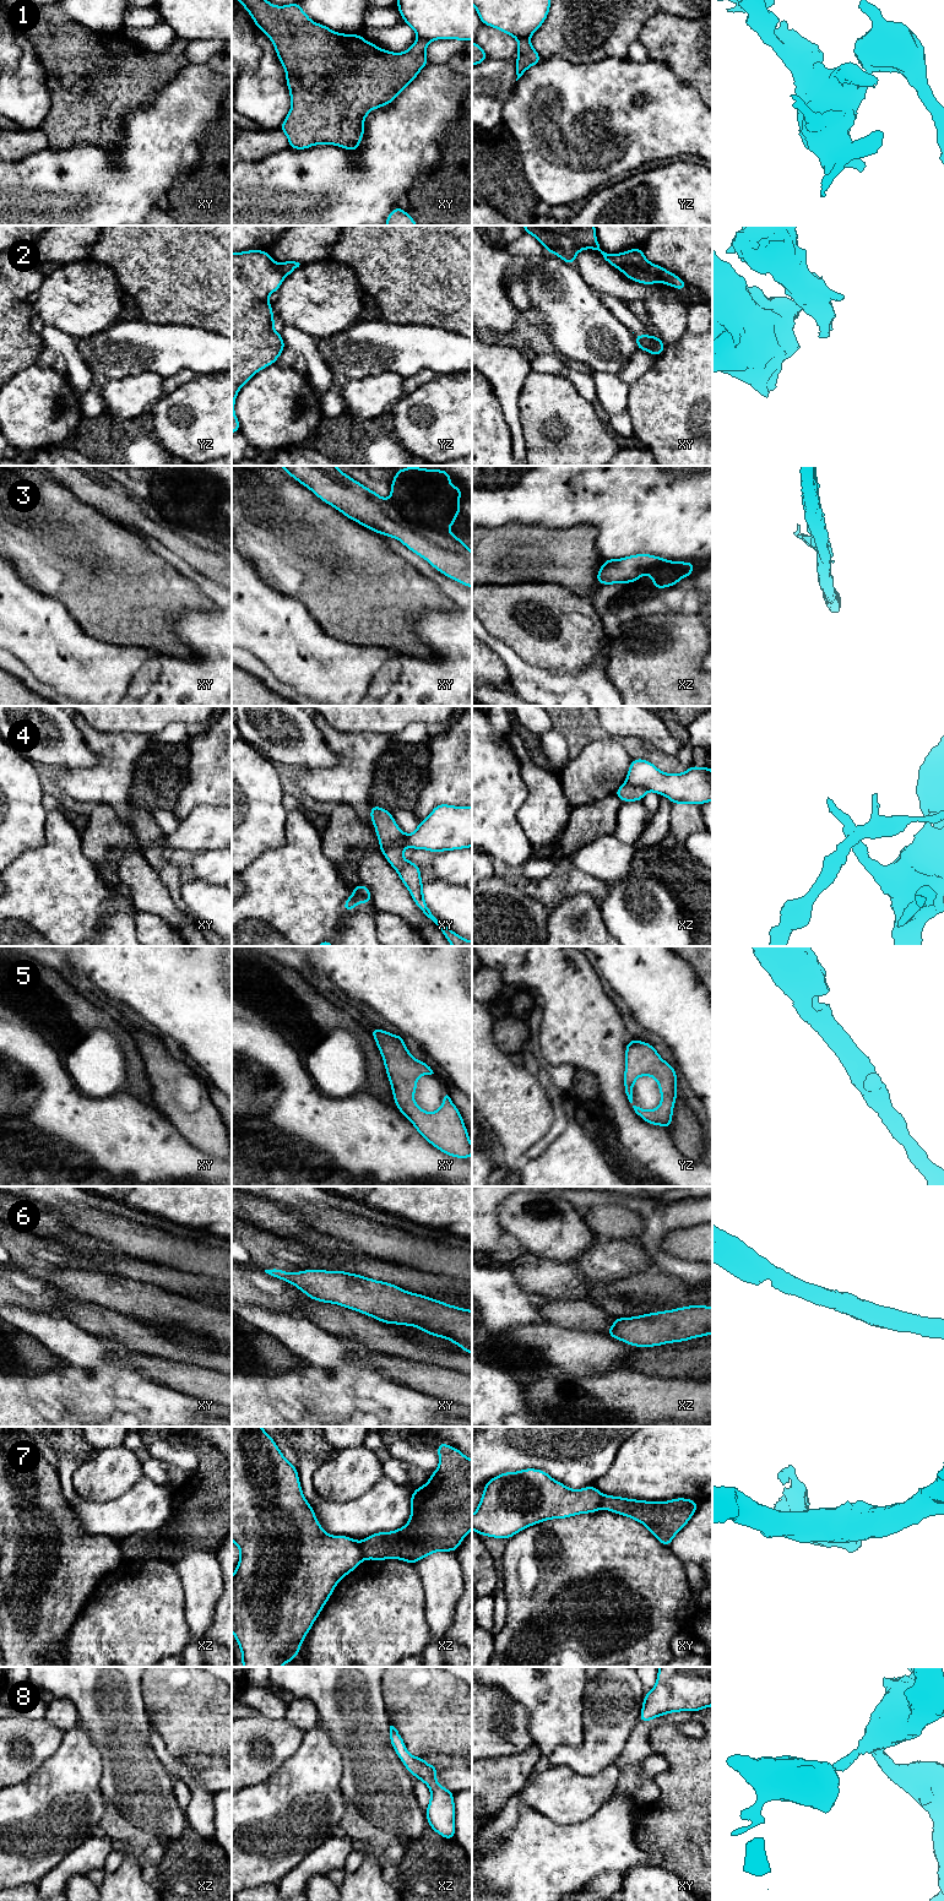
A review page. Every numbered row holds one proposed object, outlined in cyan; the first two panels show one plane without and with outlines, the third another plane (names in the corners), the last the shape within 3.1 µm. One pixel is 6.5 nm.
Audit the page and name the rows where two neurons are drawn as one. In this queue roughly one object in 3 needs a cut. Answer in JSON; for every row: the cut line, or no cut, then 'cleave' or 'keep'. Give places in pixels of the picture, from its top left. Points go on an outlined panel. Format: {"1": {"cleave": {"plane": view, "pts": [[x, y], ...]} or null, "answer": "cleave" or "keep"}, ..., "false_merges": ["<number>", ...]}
{"1": {"cleave": {"plane": "xy", "pts": [[418, 37], [427, 42]]}, "answer": "cleave"}, "2": {"cleave": {"plane": "xy", "pts": [[620, 267], [635, 266], [649, 270], [663, 281]]}, "answer": "cleave"}, "3": {"cleave": {"plane": "xy", "pts": [[389, 500], [403, 517], [416, 525], [445, 531]]}, "answer": "cleave"}, "4": {"cleave": {"plane": "xz", "pts": [[625, 781], [647, 789]]}, "answer": "cleave"}, "5": {"cleave": null, "answer": "keep"}, "6": {"cleave": null, "answer": "keep"}, "7": {"cleave": {"plane": "xz", "pts": [[358, 1542], [364, 1558]]}, "answer": "cleave"}, "8": {"cleave": null, "answer": "keep"}, "false_merges": ["1", "2", "3", "4", "7"]}

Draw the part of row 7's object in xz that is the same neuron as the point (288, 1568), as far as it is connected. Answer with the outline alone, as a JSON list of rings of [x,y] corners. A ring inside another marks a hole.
[[[232,1427],[232,1541],[240,1550],[240,1559],[232,1575],[232,1633],[242,1650],[243,1667],[281,1667],[298,1656],[304,1637],[336,1585],[364,1560],[359,1542],[348,1536],[331,1536],[321,1528],[311,1505],[303,1495],[297,1467],[282,1455],[275,1440],[261,1427]]]

